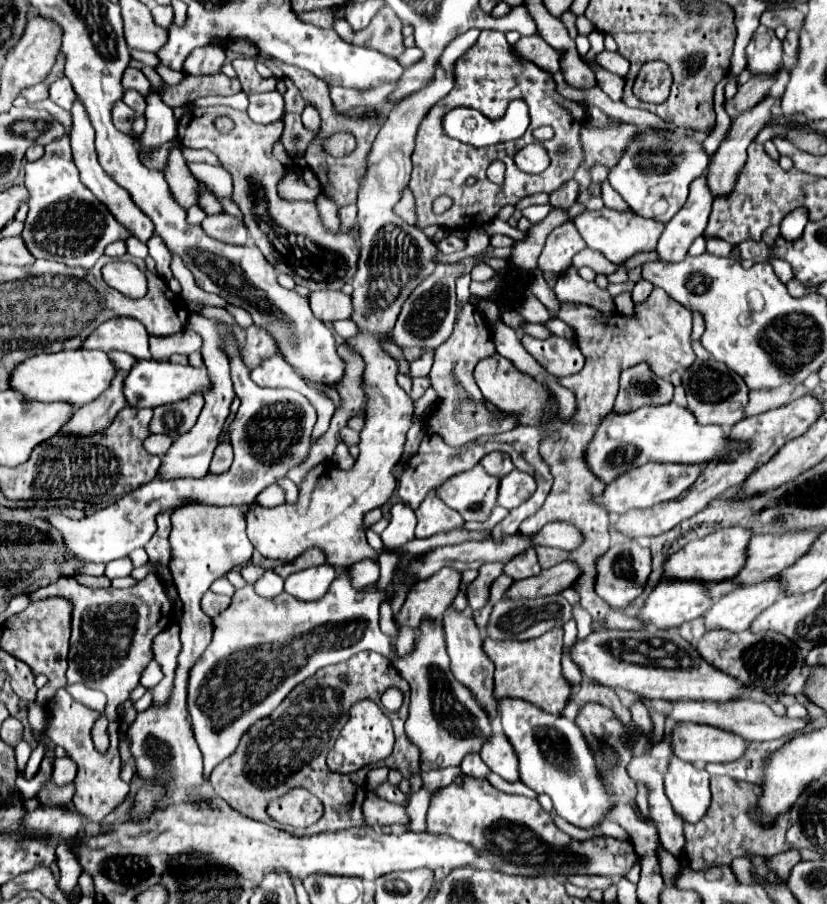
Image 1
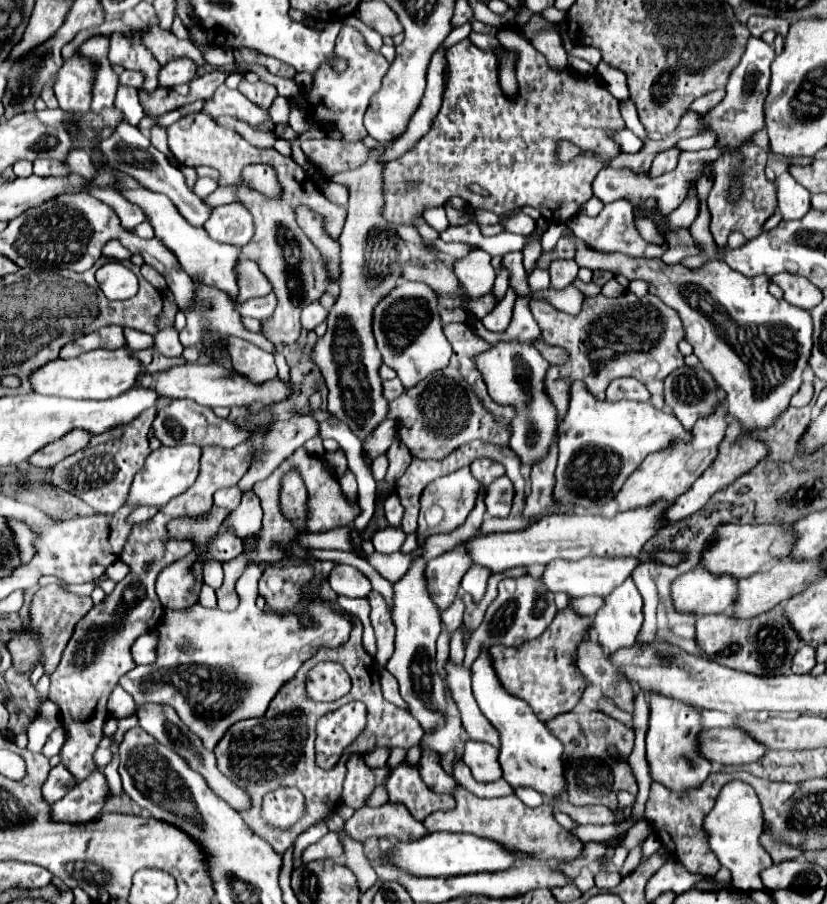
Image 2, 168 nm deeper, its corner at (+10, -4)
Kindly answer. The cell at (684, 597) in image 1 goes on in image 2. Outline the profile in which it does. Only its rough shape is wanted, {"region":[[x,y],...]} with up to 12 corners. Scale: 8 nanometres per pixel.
{"region":[[705,568],[671,584],[679,614],[733,614],[737,580]]}

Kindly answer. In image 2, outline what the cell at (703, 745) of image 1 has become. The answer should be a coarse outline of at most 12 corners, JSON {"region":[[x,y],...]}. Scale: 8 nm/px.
{"region":[[711,728],[697,750],[711,762],[741,766],[763,758],[765,746],[741,728]]}

